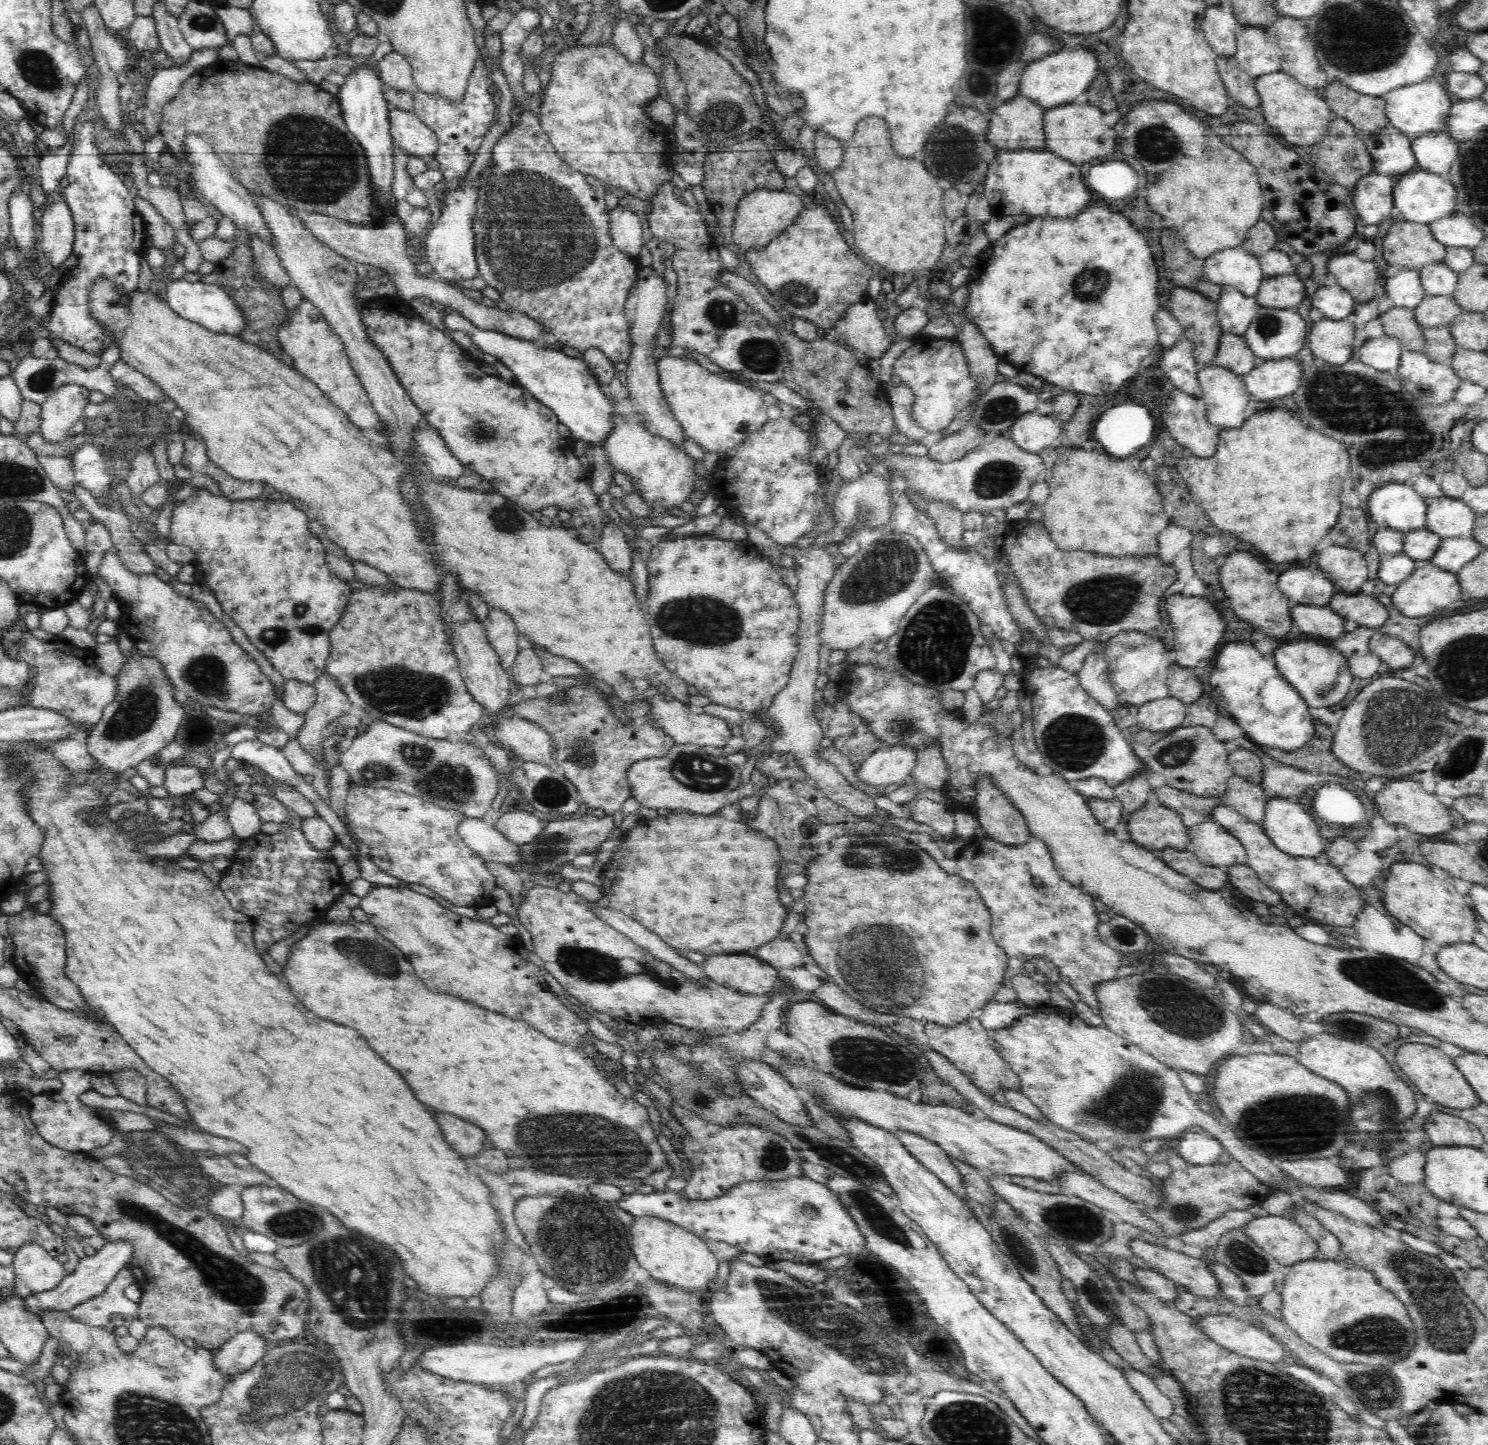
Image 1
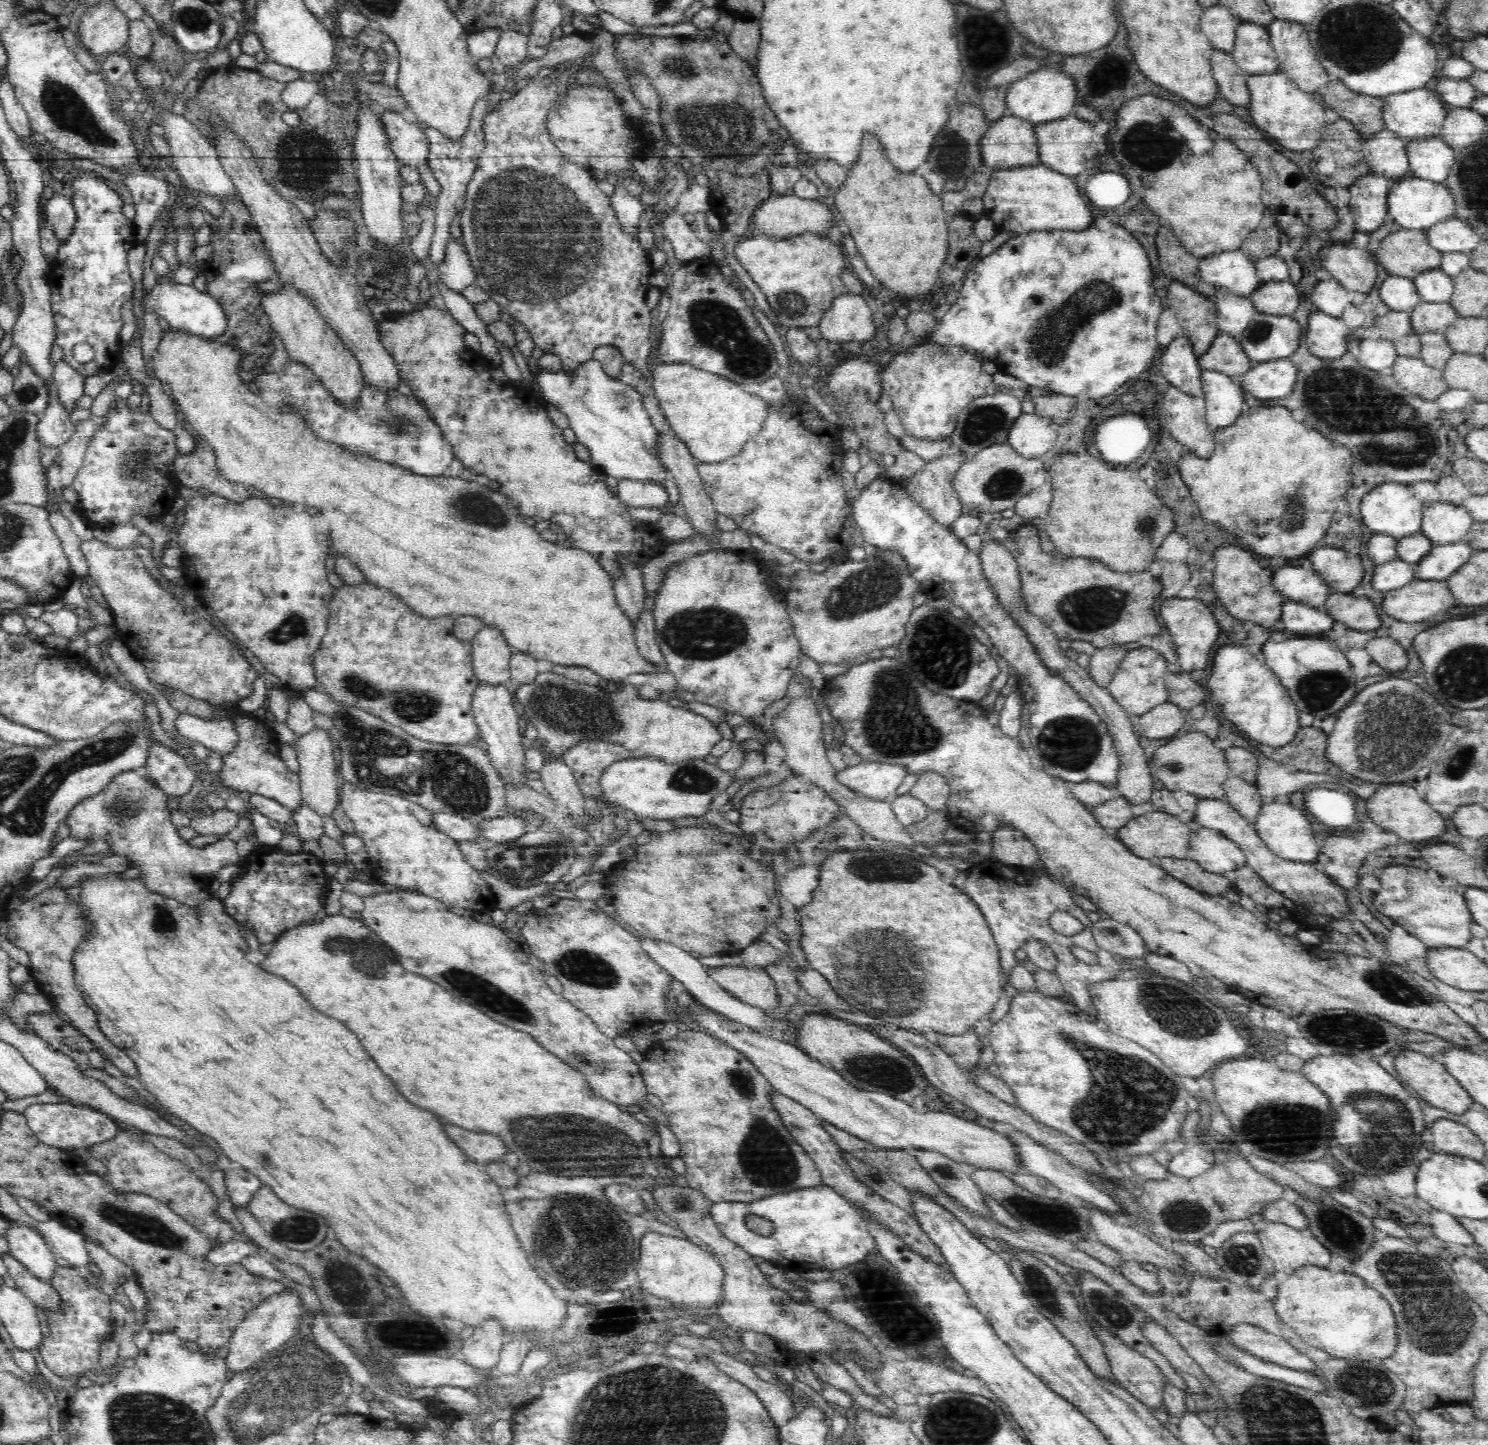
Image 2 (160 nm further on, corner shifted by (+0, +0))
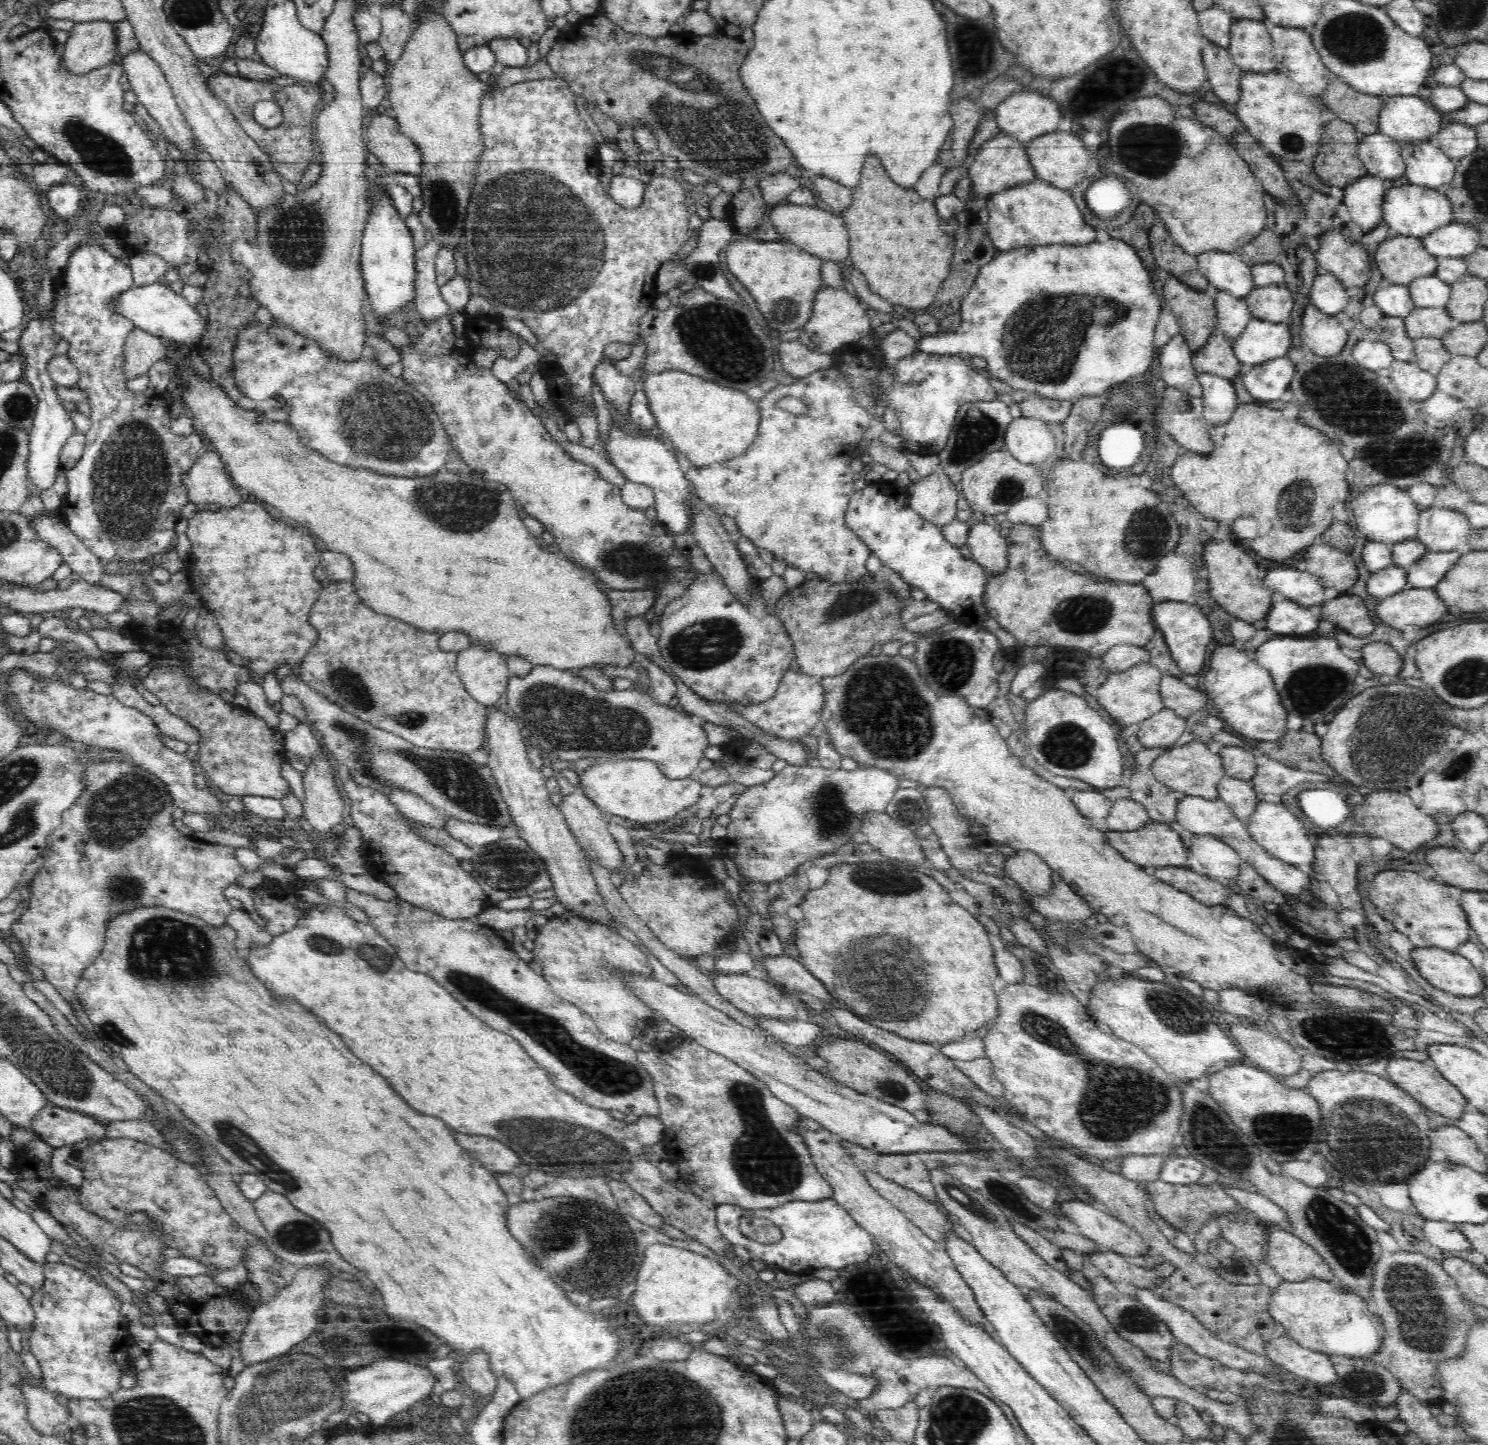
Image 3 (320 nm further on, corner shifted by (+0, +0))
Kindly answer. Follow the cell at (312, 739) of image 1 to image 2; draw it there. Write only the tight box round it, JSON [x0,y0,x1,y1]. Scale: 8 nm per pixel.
[296,726,339,819]

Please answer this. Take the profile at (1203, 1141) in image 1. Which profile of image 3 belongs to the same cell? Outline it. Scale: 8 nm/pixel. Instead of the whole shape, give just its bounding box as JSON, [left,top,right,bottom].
[1159,1153,1204,1184]

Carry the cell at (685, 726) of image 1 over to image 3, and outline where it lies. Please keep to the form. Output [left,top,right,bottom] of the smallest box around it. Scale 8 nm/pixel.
[506,665,710,780]

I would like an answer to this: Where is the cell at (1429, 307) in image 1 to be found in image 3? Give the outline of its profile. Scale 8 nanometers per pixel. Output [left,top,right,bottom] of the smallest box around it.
[1404,307,1461,339]

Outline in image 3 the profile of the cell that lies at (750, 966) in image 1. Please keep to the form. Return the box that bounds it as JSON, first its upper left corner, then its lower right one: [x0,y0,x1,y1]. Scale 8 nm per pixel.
[712,972,798,1020]

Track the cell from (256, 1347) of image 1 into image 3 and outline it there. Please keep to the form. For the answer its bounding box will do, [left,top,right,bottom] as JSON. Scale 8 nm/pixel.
[241,1267,329,1366]

